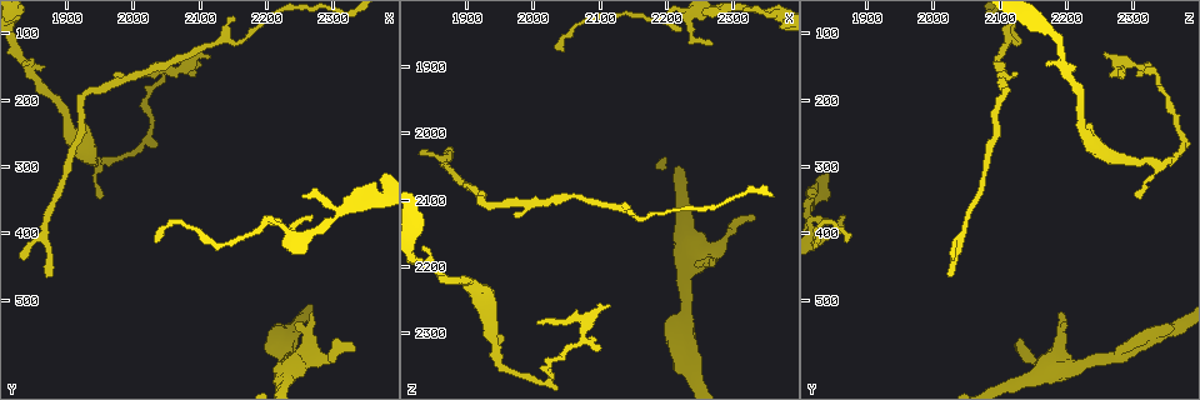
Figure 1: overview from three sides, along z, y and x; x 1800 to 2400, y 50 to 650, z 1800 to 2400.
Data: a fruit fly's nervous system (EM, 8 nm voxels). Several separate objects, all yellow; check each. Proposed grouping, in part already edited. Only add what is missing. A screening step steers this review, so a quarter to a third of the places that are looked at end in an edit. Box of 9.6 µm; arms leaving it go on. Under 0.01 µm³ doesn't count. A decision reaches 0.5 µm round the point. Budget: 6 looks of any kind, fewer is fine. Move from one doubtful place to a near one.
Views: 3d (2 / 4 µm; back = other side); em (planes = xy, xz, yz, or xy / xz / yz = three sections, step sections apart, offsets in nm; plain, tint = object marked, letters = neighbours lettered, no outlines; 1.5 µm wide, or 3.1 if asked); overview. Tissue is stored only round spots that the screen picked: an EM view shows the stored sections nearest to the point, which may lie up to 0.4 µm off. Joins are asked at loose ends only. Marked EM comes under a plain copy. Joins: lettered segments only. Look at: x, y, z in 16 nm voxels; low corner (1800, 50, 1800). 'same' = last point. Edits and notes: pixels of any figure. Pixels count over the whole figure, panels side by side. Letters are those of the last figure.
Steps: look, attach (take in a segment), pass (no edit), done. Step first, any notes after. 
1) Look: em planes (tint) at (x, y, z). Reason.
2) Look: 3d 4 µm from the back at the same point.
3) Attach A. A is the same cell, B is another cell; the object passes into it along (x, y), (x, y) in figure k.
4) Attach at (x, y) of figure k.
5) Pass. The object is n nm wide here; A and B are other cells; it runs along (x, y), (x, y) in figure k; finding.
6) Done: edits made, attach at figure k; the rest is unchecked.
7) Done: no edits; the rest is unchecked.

Look: 3d 2 µm at (2275, 525, 2190). Branch stops here.

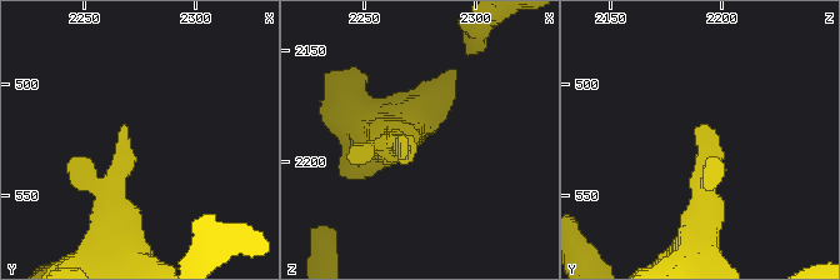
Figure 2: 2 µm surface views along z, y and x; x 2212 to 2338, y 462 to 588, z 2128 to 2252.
Look: em xz step 8 (letters) at (2270, 519, 2192). Shape alone is not enough.

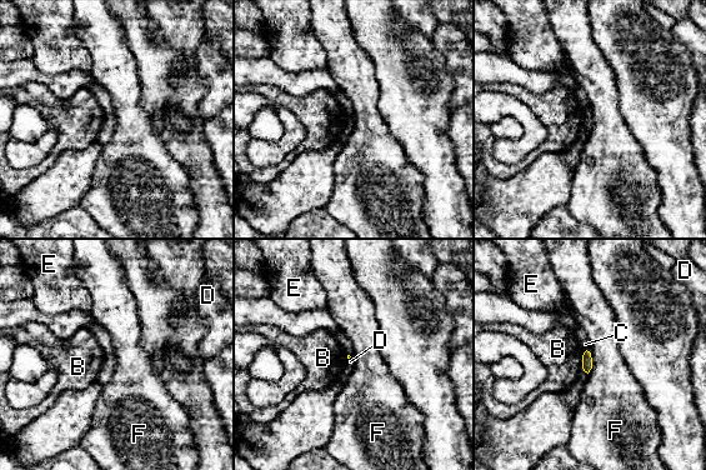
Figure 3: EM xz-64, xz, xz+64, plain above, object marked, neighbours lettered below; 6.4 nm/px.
Pass. B, C, D, E and F are other cells; a border runs along (589, 346), (591, 369), (587, 374) in figure 3; no lettered segment goes on from it.

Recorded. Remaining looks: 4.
Look: em planes (tint) at (2110, 130, 2260). Branch stops here.

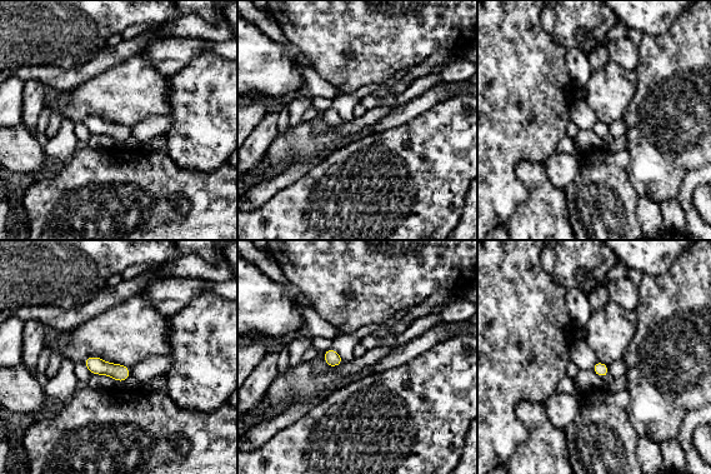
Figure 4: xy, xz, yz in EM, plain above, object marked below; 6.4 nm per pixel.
Look: em planes (letters) at the same point. See the neighbours.

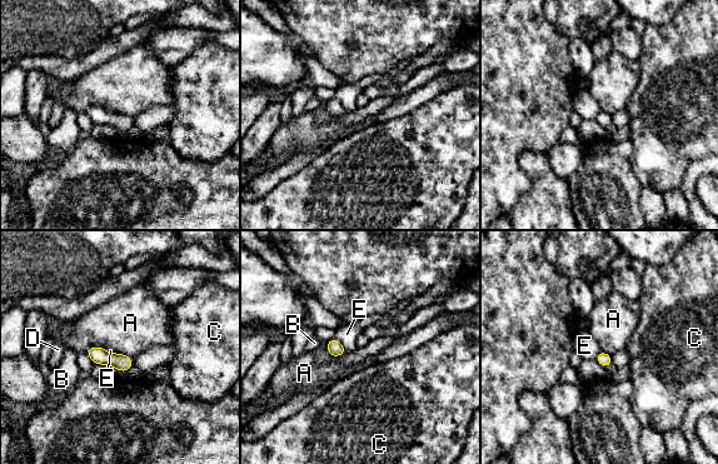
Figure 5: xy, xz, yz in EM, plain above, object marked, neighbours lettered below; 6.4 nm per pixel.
Pass. The object is 90 nm wide here; A, B, C, D and E are other cells; a border runs along (325, 349), (332, 357), (348, 350) in figure 5; none of them fits.

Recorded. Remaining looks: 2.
Look: em planes (letters) at (2265, 375, 1865).

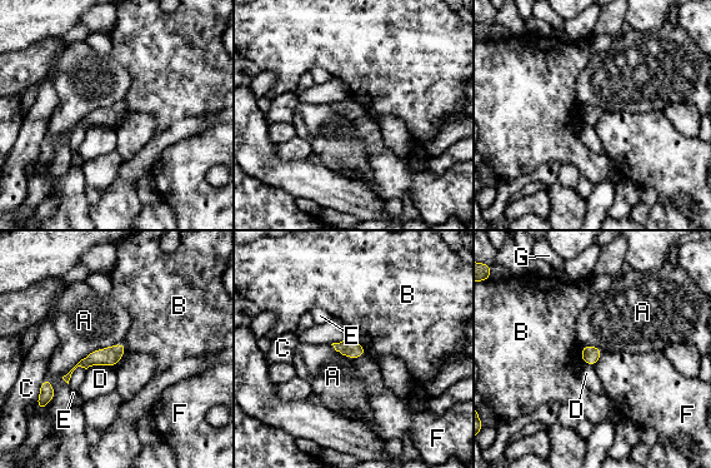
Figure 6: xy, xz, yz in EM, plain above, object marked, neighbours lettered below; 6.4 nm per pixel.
Pass. The object is 110 nm wide here; A, B, C, D, E, F and G are other cells; a border runs along (123, 342), (91, 350), (61, 378) in figure 6; no lettered segment goes on from it.

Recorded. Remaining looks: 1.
Done: no edits; the rest is unchecked.

